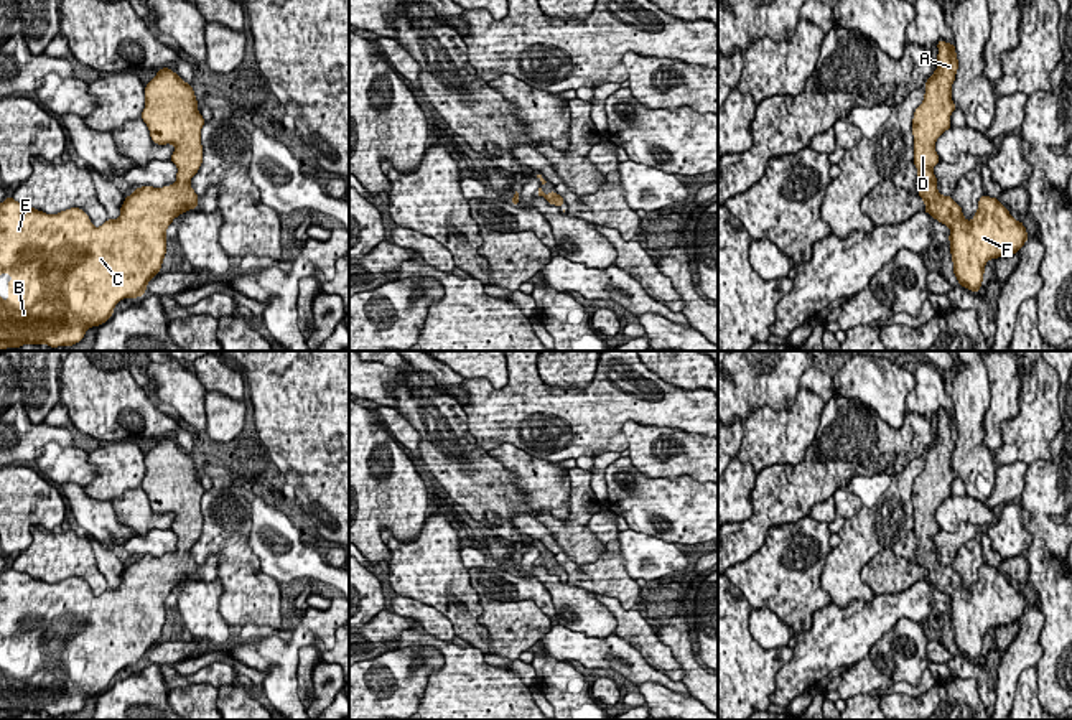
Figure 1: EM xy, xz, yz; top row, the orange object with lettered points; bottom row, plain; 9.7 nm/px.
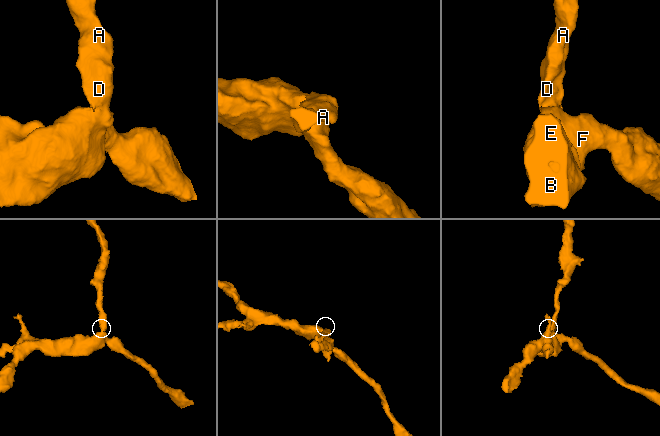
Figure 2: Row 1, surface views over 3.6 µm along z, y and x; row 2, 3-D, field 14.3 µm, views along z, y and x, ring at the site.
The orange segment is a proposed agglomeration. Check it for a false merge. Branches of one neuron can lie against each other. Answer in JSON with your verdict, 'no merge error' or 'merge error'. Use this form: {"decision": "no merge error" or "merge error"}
{"decision": "no merge error"}

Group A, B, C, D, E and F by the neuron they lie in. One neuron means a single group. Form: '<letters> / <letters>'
A B C D E F

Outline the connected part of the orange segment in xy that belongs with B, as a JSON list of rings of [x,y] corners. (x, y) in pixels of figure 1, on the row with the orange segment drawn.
[[[163,68],[145,86],[145,101],[142,120],[151,140],[175,147],[170,158],[178,166],[175,185],[133,189],[120,216],[100,227],[94,227],[79,208],[46,214],[12,196],[0,203],[0,274],[13,277],[7,282],[10,298],[0,298],[0,349],[35,343],[69,348],[79,343],[89,328],[112,316],[120,300],[145,293],[166,254],[166,227],[179,214],[198,208],[198,194],[189,181],[203,163],[204,119],[198,112],[194,91],[170,68]]]

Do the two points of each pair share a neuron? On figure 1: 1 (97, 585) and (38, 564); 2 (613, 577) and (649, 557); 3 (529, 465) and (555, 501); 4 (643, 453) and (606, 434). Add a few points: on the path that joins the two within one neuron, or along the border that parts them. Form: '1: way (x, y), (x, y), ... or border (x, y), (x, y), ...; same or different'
1: way (84, 570), (78, 564), (53, 564); same
2: border (618, 532), (618, 549), (624, 570), (634, 580); different
3: way (532, 473), (552, 493); same
4: border (662, 427), (628, 420), (623, 425), (626, 448); different

